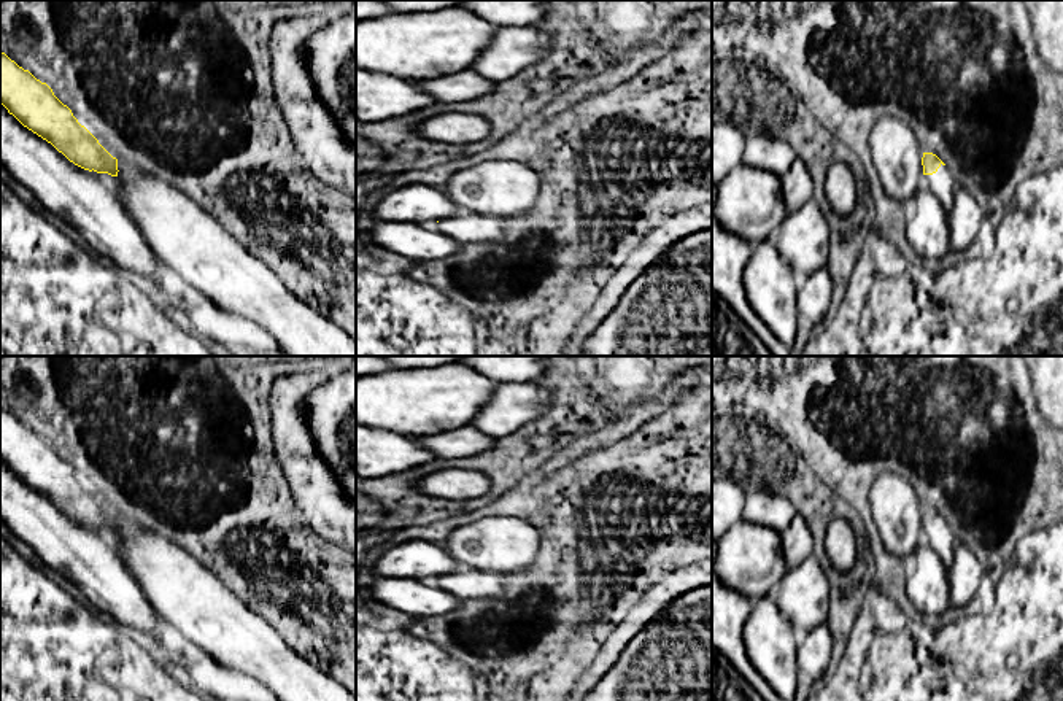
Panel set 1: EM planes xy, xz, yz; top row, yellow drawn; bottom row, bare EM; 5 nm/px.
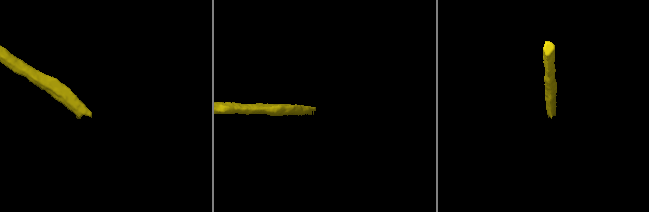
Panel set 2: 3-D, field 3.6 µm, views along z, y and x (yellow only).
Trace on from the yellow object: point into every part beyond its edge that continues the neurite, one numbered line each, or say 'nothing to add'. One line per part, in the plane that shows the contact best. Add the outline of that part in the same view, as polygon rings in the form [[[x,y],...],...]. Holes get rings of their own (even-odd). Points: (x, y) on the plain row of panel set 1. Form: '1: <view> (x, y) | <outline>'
1: yz (941, 539) | [[[941,520],[936,529],[923,531],[922,537],[930,544],[930,547],[939,555],[939,558],[949,567],[953,561],[953,552],[957,545],[957,539],[949,525]]]

